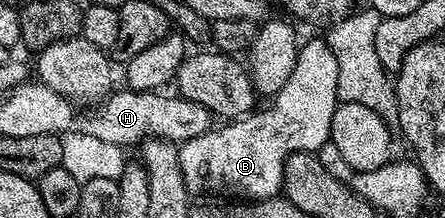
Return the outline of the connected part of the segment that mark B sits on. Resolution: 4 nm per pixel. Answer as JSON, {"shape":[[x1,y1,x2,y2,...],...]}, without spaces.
{"shape":[[324,38,313,39,310,43,302,42,297,53,297,64,287,77,287,85,272,96,266,111,260,109,228,124,229,135,221,135,217,143,201,141,197,147,197,171,186,170,185,186,190,192,197,191,230,191,233,197,248,197,250,200,271,199,282,194,285,185,285,163,295,151,315,153,322,145,330,142,331,121,335,109,339,106,337,85,339,83,338,66,335,55,331,53]]}

